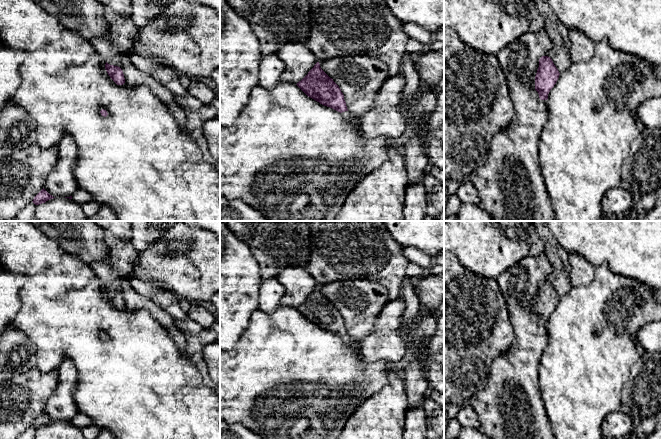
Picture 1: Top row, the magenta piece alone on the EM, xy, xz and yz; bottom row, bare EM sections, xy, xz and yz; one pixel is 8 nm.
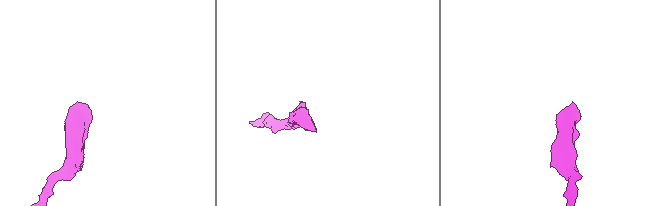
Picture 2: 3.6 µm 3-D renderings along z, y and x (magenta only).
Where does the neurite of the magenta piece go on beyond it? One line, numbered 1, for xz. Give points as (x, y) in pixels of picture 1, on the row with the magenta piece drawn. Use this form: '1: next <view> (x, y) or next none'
1: next xz (346, 114)

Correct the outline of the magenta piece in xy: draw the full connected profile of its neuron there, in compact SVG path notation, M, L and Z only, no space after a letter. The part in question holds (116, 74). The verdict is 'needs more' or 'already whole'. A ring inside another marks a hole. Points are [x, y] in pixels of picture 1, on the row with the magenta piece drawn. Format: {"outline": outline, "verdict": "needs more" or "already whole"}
{"outline": "M104 7L104 17L108 23L108 33L91 42L97 53L106 60L105 69L110 78L117 84L125 83L122 71L122 56L134 50L138 28L131 17L121 16Z", "verdict": "needs more"}

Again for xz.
{"outline": "M317 62L308 74L296 84L308 97L320 104L330 107L341 113L342 117L349 118L344 95L339 86L330 78Z", "verdict": "needs more"}

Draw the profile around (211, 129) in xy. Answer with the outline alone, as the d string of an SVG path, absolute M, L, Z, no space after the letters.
M212 118L203 125L203 134L206 139L209 152L216 160L220 161L220 119Z

